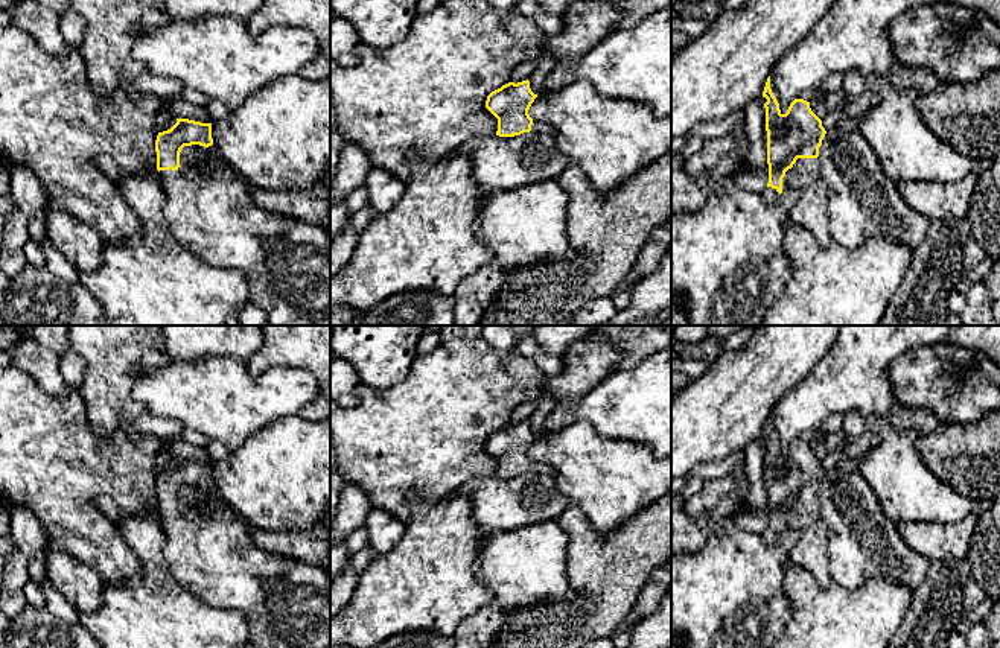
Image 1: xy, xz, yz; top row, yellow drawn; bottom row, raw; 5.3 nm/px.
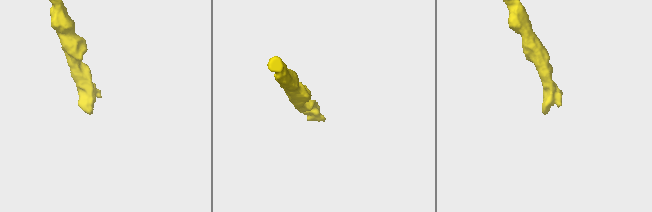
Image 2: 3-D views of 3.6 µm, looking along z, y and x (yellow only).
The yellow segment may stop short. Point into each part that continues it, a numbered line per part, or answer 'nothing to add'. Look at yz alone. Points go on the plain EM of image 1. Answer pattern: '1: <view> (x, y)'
1: yz (810, 551)

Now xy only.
1: xy (209, 548)

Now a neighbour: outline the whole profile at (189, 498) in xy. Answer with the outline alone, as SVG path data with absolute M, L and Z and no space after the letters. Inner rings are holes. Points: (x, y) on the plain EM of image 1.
M184 487L180 493L180 508L183 511L189 508L196 508L199 502L204 502L202 496L195 490L195 487Z

